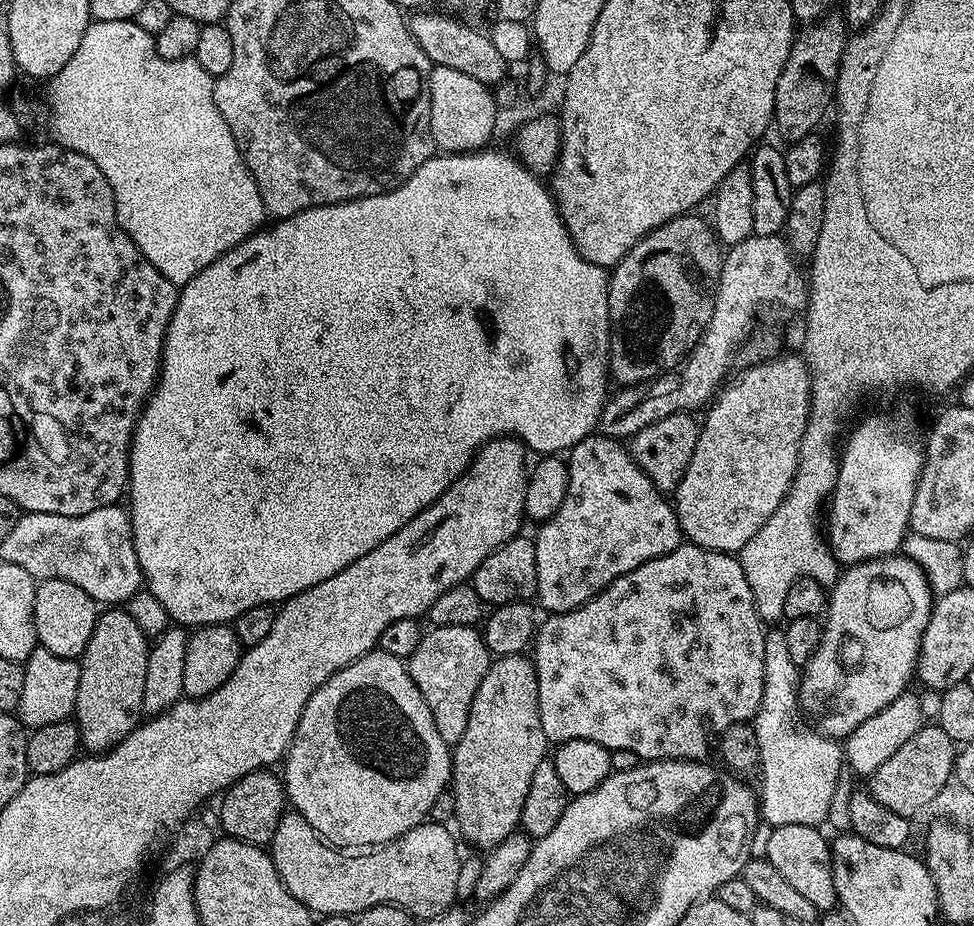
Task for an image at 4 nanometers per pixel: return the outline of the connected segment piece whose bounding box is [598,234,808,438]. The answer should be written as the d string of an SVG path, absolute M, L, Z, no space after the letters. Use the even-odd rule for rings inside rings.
M752 235L742 242L731 245L723 253L724 265L720 271L720 281L716 287L716 301L714 310L710 314L710 322L706 330L700 335L700 341L695 344L671 372L663 372L655 380L642 384L630 384L621 387L620 392L613 391L604 402L604 409L600 415L599 431L605 436L613 438L631 438L638 430L658 422L675 412L691 413L692 408L703 409L717 395L721 387L724 374L732 364L732 355L745 347L746 341L753 335L752 327L760 315L769 316L776 320L779 316L788 316L791 312L803 313L808 306L808 280L806 272L799 268L797 257L788 247L787 239L783 235L758 236Z

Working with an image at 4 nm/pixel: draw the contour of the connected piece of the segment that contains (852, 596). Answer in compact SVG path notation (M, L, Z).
M879 556L877 560L864 560L841 571L839 580L830 590L820 645L803 665L800 677L800 706L809 717L813 716L811 719L817 732L823 736L847 738L862 722L873 718L909 691L908 683L916 676L922 634L928 625L933 603L934 593L926 574L909 556Z

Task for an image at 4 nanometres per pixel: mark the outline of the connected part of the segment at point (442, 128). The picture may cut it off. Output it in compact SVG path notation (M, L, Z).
M435 66L428 79L428 89L432 143L441 153L475 152L491 141L488 139L496 132L498 105L489 85L470 78L470 74L462 74L462 70Z

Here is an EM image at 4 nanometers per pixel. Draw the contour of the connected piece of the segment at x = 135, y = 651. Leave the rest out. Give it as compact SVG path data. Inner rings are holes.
M108 606L97 615L94 634L90 634L90 642L86 642L86 650L78 660L81 677L74 713L80 728L80 743L89 753L107 752L140 727L145 715L142 694L146 687L149 647L149 636L134 622L127 607Z

